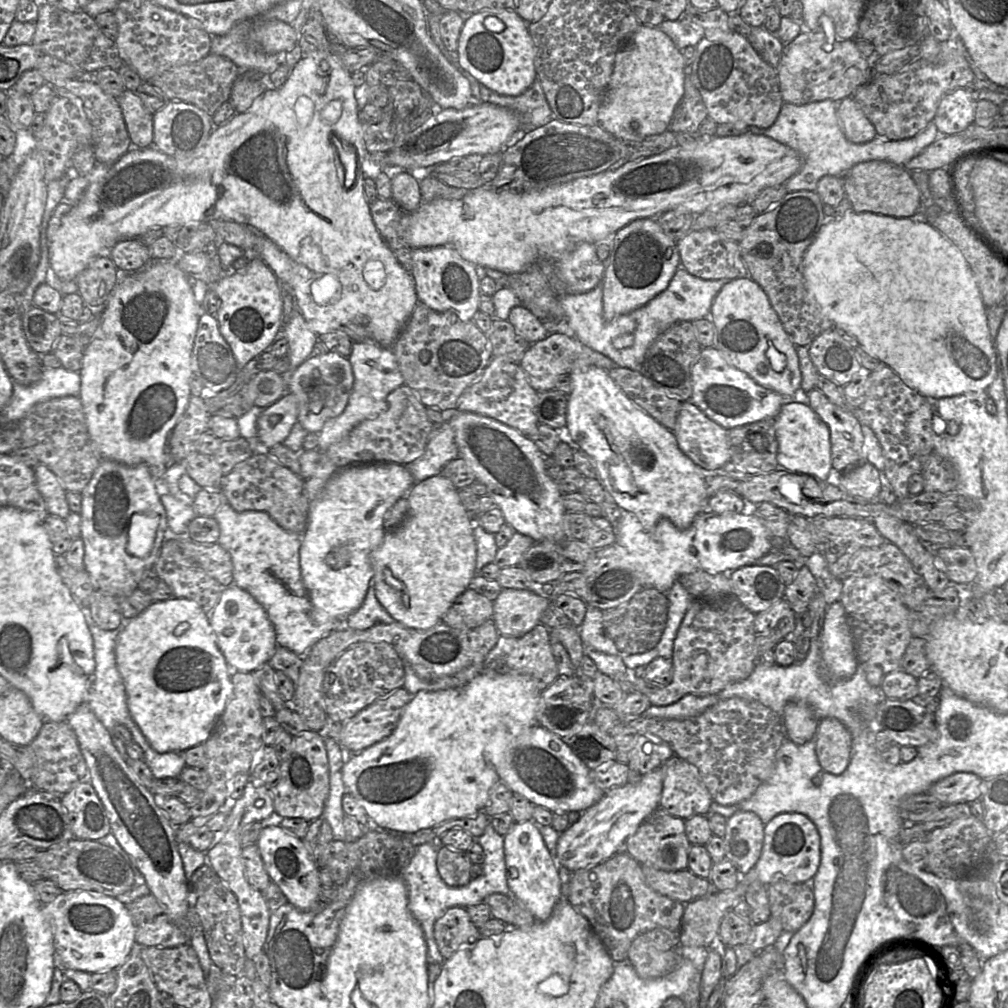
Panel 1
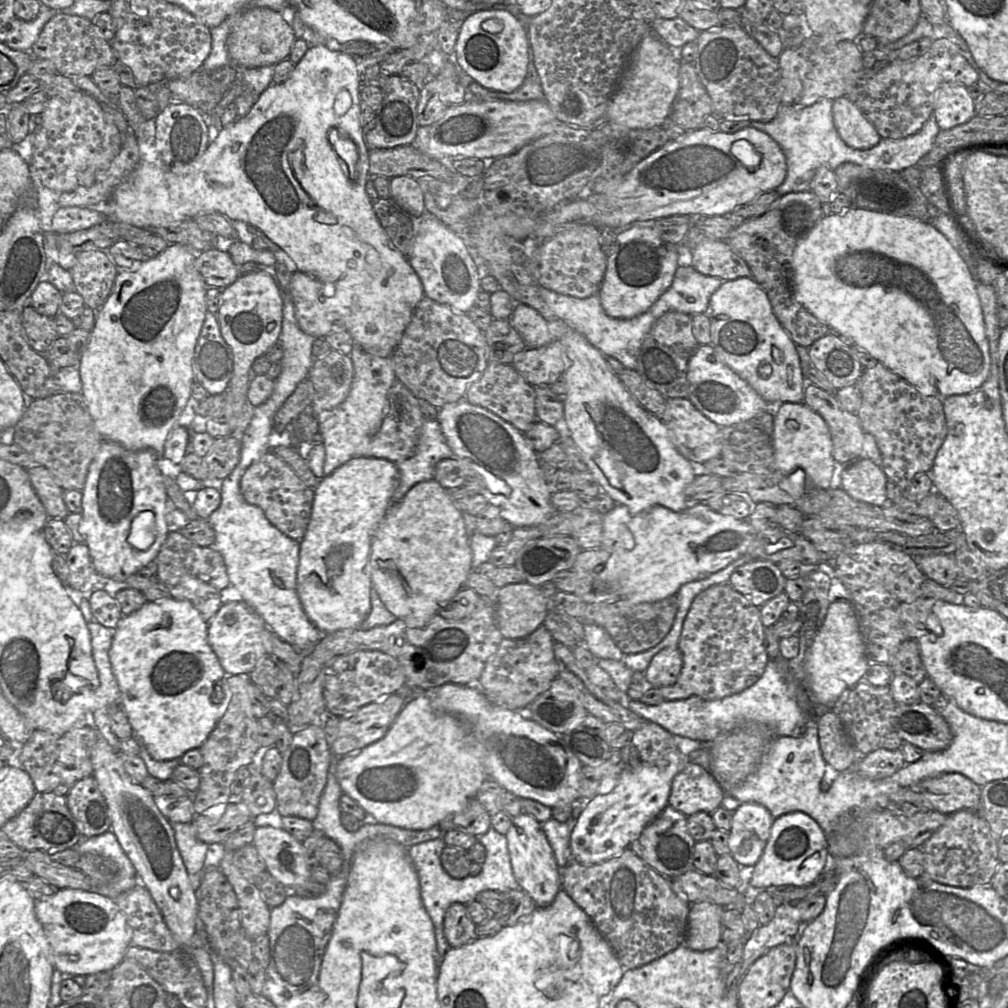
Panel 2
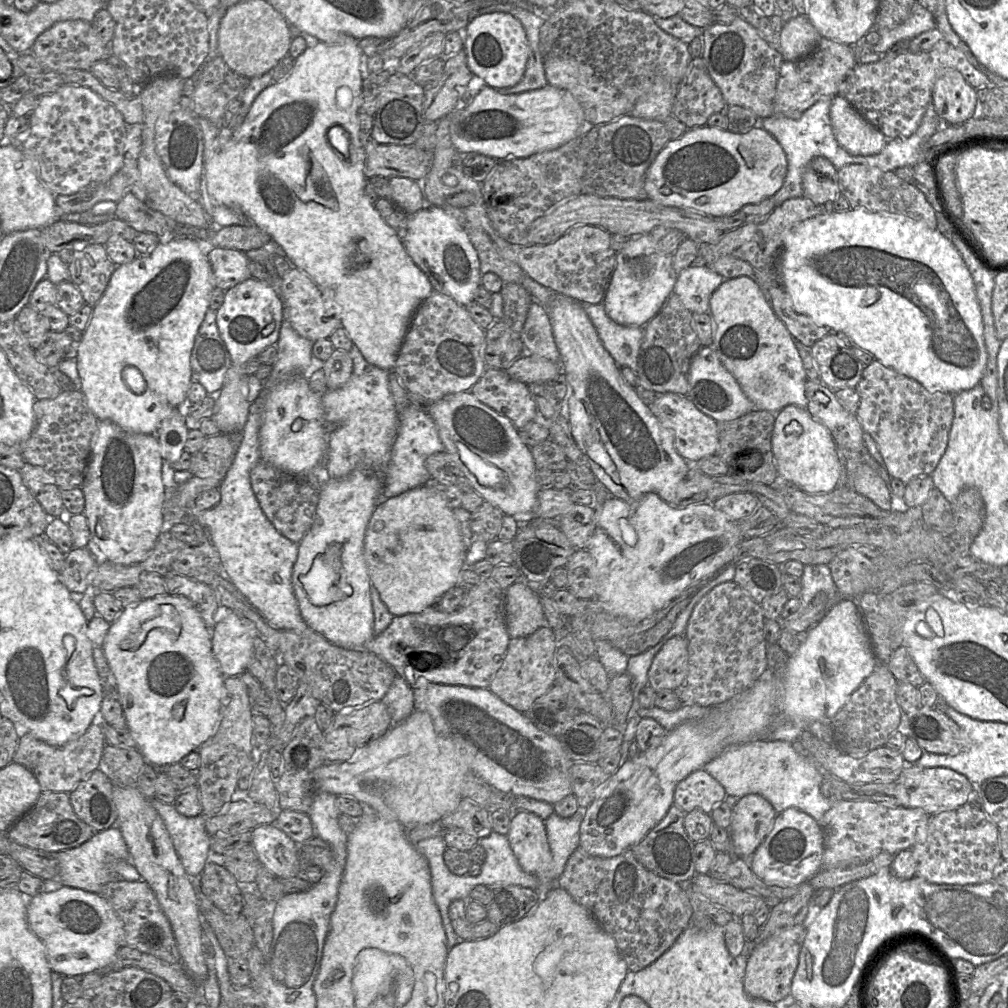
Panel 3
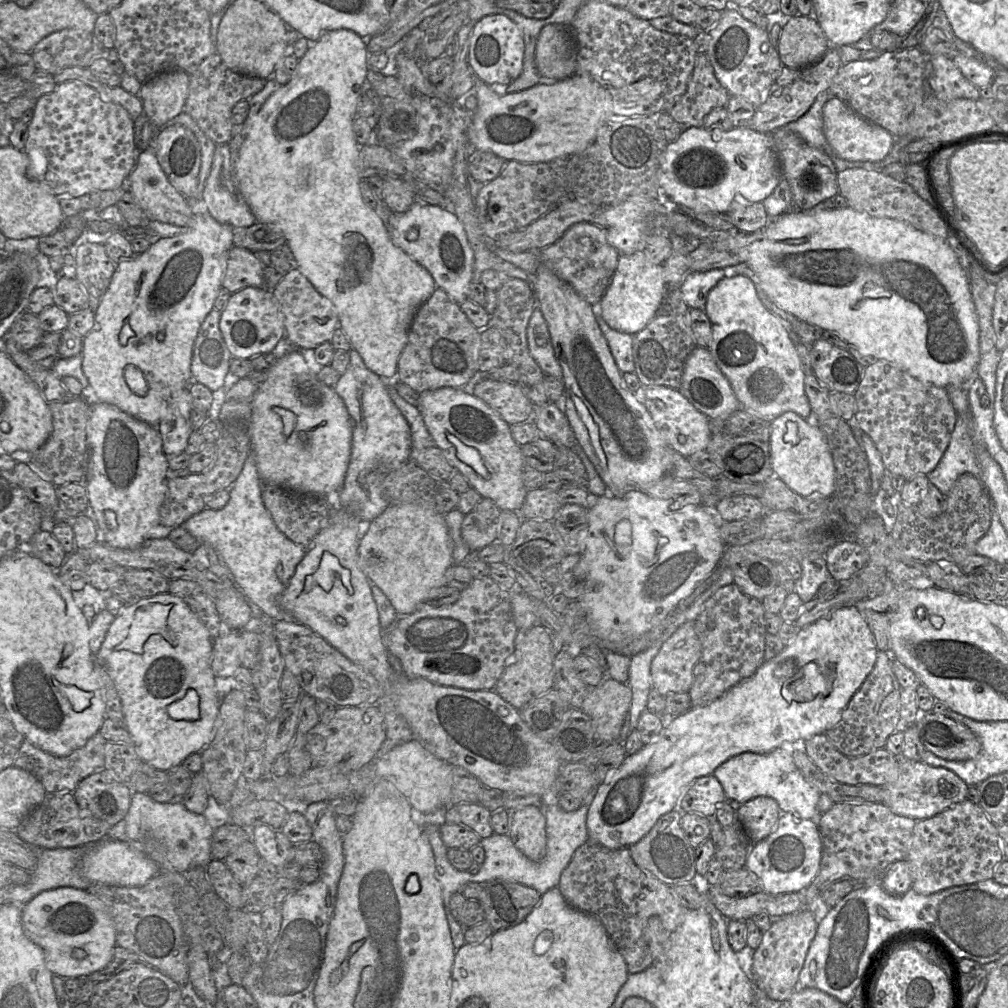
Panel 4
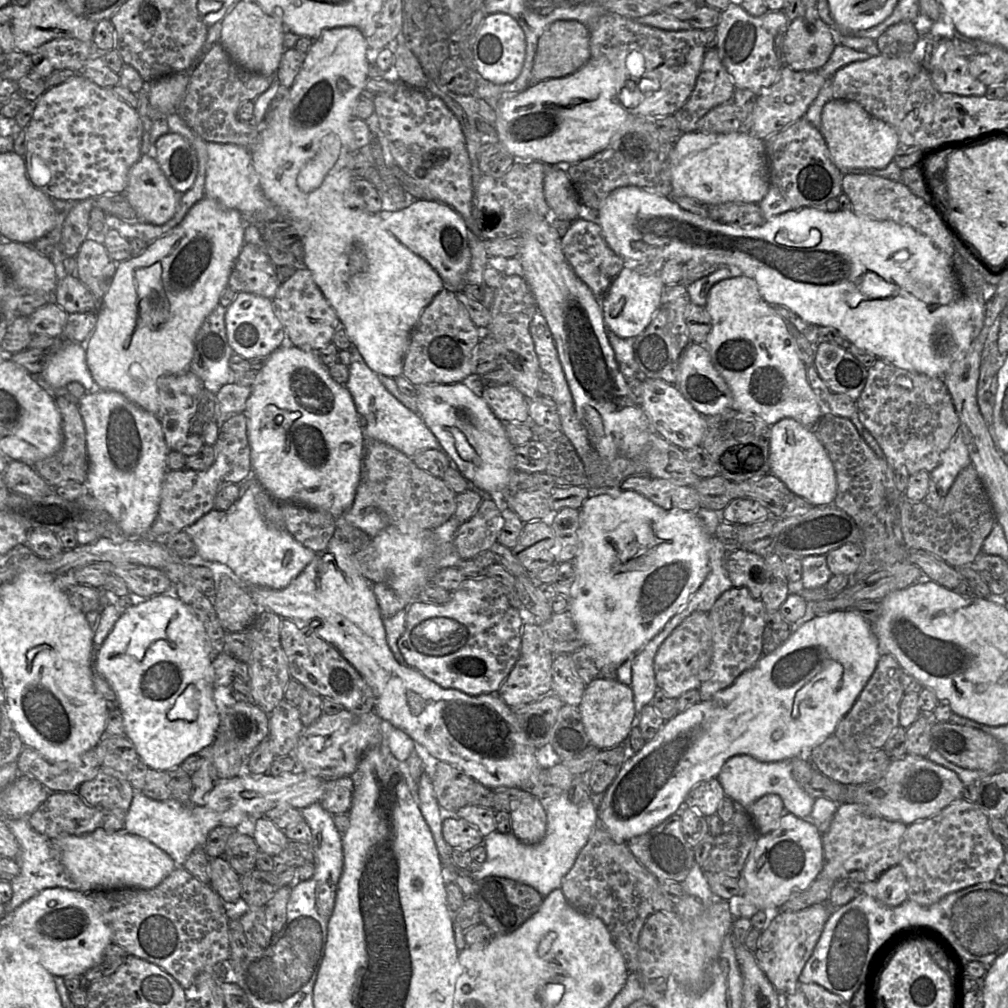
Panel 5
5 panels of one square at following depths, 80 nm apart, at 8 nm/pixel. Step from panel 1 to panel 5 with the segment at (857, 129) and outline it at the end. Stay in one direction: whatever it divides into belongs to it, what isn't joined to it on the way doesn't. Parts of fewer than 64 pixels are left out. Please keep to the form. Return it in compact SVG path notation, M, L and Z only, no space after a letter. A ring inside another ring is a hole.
M831 99L823 107L820 131L839 169L886 167L900 144L897 130L851 100Z

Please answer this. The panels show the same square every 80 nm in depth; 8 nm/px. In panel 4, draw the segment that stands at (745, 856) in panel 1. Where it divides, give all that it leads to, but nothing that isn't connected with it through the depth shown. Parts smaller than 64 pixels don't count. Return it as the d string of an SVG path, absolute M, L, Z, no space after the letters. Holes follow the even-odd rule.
M758 796L742 803L736 811L736 818L754 844L775 830L781 813L776 800L768 796Z

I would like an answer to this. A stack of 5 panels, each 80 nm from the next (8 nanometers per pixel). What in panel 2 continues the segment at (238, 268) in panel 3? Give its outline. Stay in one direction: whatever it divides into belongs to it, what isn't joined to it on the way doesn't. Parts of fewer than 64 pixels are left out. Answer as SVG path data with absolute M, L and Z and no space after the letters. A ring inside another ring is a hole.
M207 247L196 254L195 267L209 287L224 289L240 276L239 269L226 250Z

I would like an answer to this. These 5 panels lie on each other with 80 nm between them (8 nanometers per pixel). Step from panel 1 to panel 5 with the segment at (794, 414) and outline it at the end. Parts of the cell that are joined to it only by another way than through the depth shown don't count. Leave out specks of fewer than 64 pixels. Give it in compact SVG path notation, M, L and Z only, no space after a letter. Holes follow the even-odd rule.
M783 418L770 428L769 466L792 493L809 502L813 507L833 504L836 496L836 473L824 446L814 430L804 427L793 418Z

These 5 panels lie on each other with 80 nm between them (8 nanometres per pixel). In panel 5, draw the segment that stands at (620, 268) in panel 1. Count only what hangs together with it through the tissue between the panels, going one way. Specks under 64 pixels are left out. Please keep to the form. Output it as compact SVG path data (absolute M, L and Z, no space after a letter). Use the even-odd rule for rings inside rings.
M626 265L601 298L605 326L621 338L636 338L650 324L657 312L665 284L659 274L644 276Z

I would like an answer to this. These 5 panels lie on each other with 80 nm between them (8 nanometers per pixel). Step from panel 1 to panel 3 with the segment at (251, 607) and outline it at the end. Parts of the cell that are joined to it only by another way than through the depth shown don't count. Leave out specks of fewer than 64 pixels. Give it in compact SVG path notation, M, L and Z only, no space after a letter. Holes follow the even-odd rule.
M233 611L211 629L212 652L225 677L238 677L248 669L255 636L254 624Z

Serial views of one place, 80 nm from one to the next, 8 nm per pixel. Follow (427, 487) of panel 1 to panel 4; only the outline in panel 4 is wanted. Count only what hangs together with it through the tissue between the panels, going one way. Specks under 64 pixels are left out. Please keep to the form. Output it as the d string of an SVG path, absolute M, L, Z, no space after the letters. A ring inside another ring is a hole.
M418 503L390 504L379 516L363 526L358 562L369 581L388 597L398 616L412 613L427 602L432 590L445 585L445 572L453 565L451 537L444 516Z

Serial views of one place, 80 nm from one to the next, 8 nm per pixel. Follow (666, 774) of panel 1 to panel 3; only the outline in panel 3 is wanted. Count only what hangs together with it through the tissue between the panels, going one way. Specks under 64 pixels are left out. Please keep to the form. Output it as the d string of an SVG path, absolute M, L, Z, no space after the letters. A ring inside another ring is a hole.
M698 769L677 784L673 805L686 814L700 810L710 815L726 796L725 789L715 778L704 769Z

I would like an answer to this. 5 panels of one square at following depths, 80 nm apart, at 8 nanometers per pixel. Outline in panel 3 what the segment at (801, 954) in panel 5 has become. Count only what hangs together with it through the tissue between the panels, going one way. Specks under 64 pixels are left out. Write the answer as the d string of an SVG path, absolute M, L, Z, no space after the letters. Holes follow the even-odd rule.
M803 924L795 925L757 943L748 956L743 976L744 990L750 997L777 1003L790 994L806 932Z

